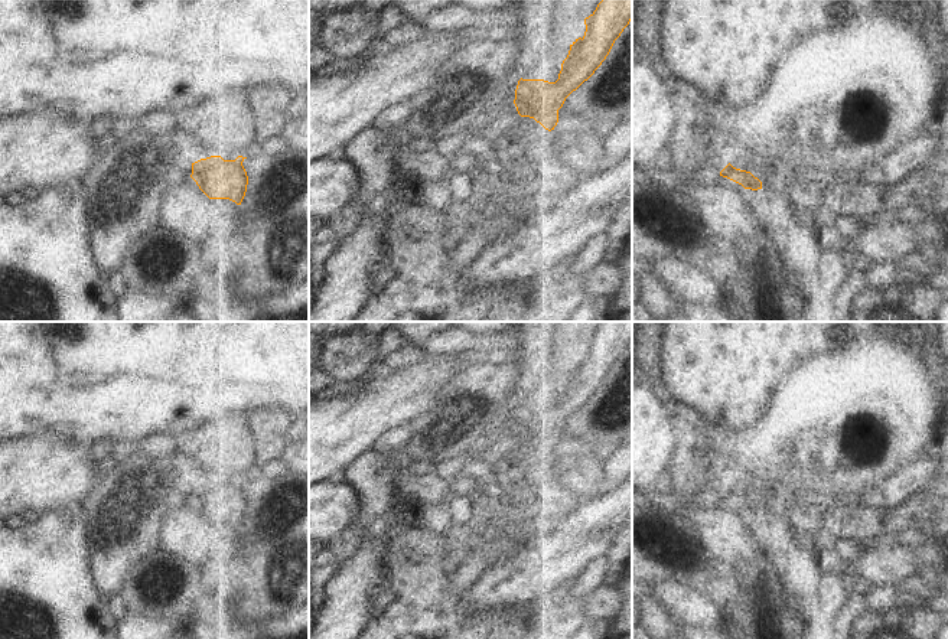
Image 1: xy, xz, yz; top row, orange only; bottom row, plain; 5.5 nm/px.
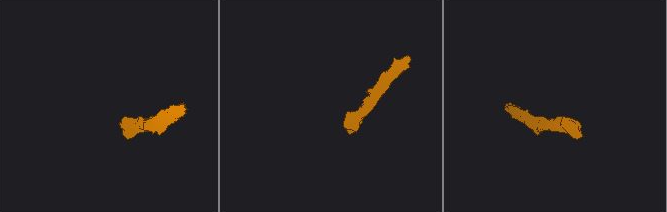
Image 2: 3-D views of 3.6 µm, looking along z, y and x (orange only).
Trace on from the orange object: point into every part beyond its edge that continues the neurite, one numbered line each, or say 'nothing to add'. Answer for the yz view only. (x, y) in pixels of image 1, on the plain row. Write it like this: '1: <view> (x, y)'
nothing to add

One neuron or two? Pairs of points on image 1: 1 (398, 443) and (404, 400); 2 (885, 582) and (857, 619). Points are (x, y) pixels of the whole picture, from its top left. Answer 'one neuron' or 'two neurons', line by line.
1: two neurons
2: two neurons

